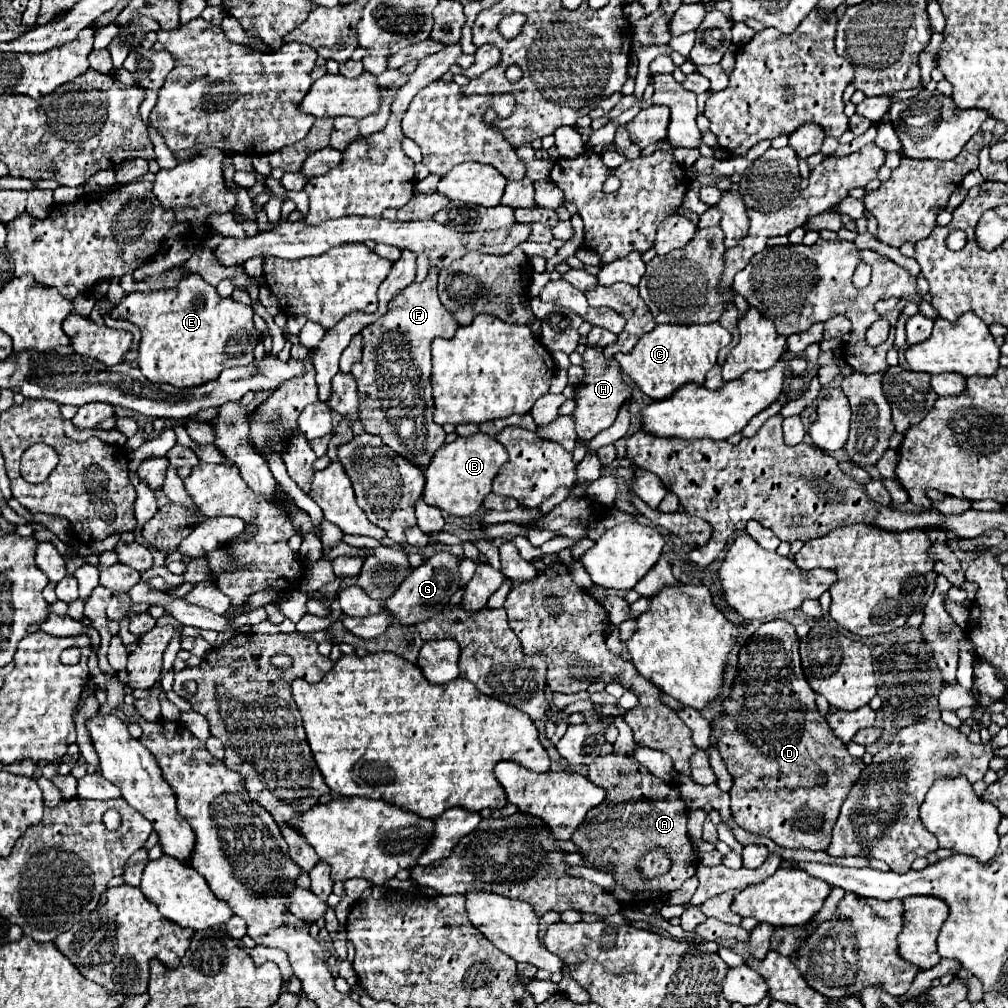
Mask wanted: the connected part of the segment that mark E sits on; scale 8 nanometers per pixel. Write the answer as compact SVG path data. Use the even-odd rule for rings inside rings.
M185 274L185 276L179 280L179 284L177 284L175 288L169 288L169 290L131 292L129 296L125 296L125 298L121 300L119 306L113 308L113 318L123 318L123 320L129 320L129 322L133 322L133 324L139 326L139 330L141 330L143 336L141 336L141 342L139 342L139 358L137 358L137 362L139 362L139 368L141 368L143 376L149 378L151 382L167 382L167 384L173 384L173 386L179 386L179 388L185 388L185 386L199 386L199 384L203 384L203 382L209 382L211 378L217 378L223 368L249 364L251 358L253 358L253 348L255 348L255 344L257 344L257 340L259 340L259 338L257 338L255 324L253 324L253 308L235 302L233 298L221 298L221 296L217 294L215 286L207 284L199 274Z

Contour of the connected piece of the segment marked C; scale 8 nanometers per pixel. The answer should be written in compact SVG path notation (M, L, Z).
M657 324L647 336L643 336L637 346L627 352L627 354L615 354L615 360L619 362L621 370L625 374L629 374L629 378L641 388L641 392L645 392L649 398L653 400L665 400L669 398L675 390L679 390L681 386L695 382L695 384L703 384L705 374L715 366L717 362L717 352L727 346L731 342L731 334L719 324Z

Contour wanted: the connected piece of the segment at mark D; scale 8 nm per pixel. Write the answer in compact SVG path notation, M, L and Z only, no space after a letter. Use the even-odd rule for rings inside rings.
M771 620L761 624L741 648L733 692L723 702L723 714L713 720L711 740L717 742L721 758L733 776L733 788L729 790L731 812L743 830L765 836L783 848L827 850L839 808L847 796L847 786L859 778L865 764L847 752L843 742L827 726L825 716L817 710L815 692L799 660L799 636L789 622ZM821 772L827 774L827 782L817 786L817 774Z

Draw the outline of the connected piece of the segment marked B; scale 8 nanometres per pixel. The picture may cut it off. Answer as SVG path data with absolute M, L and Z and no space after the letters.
M483 432L469 438L459 436L455 442L441 446L433 454L425 472L423 500L429 506L449 512L451 516L473 516L483 504L485 496L491 492L491 482L503 462L507 462L507 452L493 436Z

